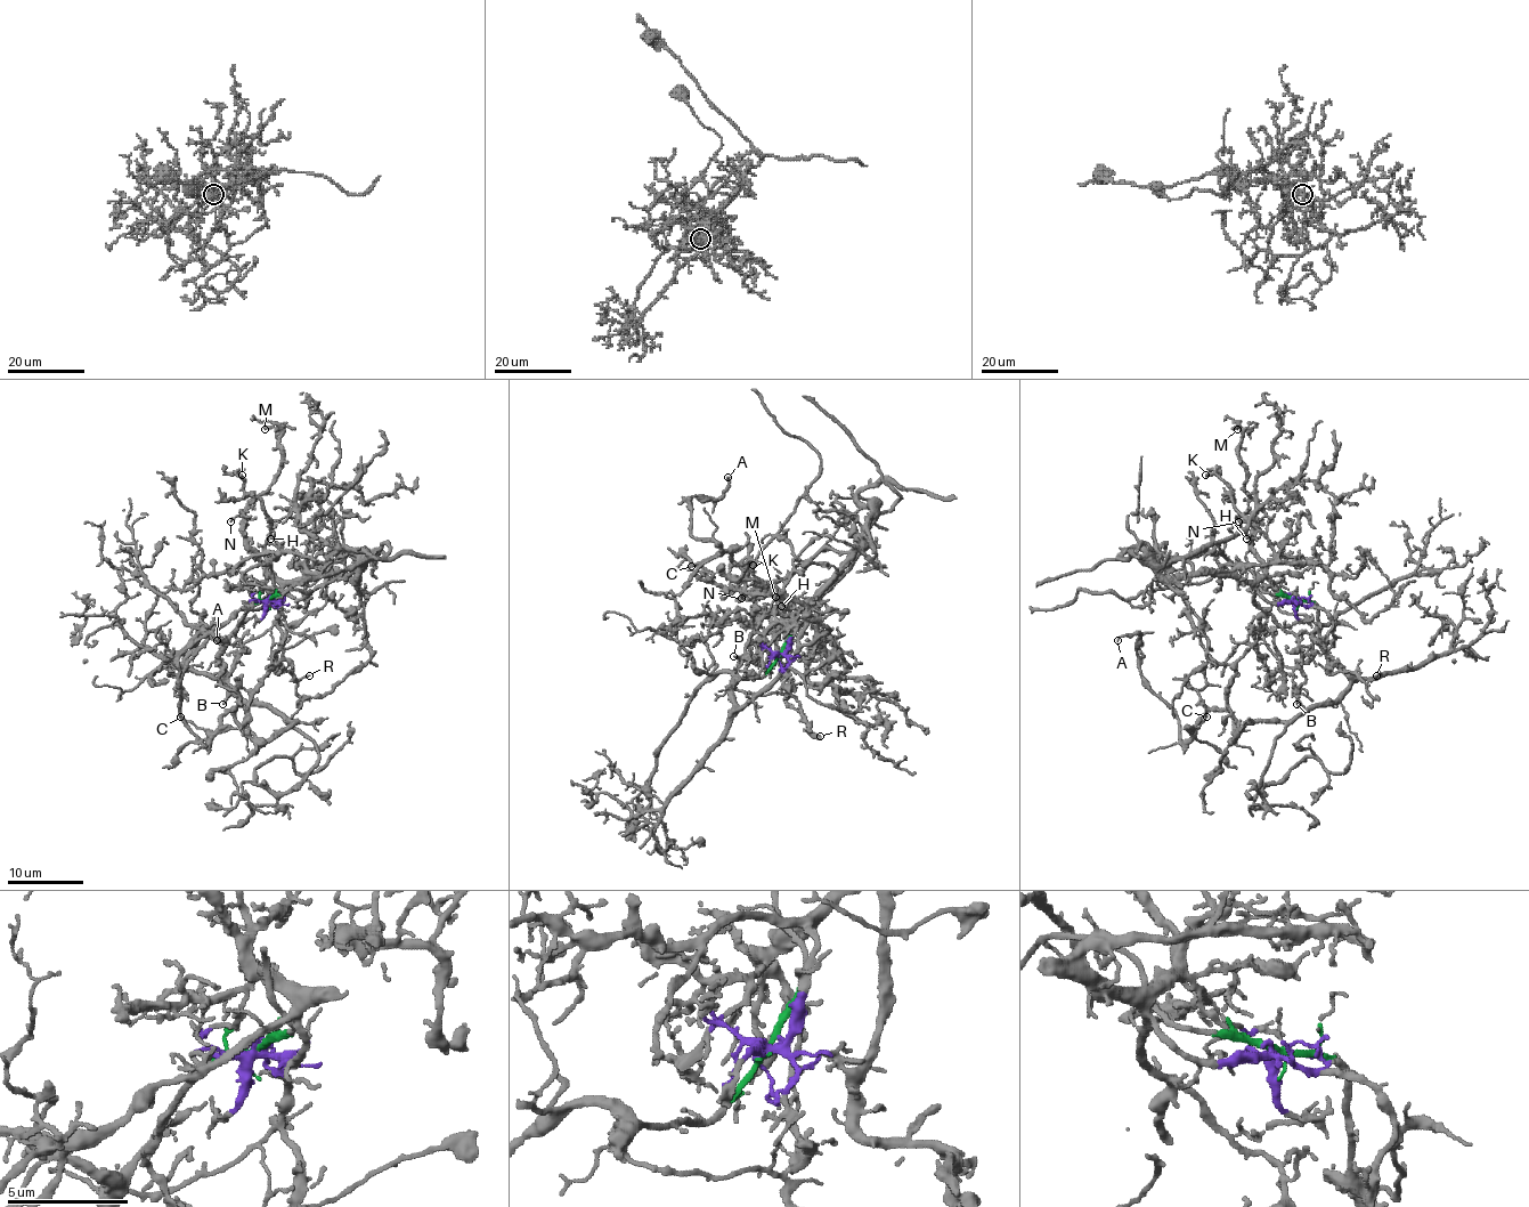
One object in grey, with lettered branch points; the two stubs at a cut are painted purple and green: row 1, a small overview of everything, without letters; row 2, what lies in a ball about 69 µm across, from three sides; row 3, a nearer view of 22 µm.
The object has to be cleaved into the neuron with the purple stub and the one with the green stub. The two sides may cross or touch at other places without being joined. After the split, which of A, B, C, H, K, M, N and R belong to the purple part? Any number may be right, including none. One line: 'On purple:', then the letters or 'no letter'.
On purple: B, H, K, M, N, R

